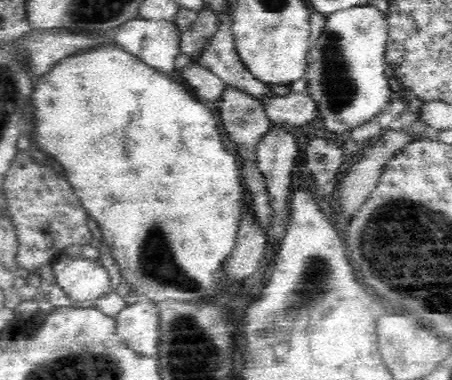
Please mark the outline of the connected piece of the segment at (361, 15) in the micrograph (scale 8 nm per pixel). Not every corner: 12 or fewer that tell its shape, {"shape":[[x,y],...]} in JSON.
{"shape":[[372,5],[326,18],[307,88],[334,136],[390,103],[389,24]]}

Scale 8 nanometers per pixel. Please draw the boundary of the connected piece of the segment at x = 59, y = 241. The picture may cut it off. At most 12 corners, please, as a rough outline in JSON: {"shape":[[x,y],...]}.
{"shape":[[14,158],[4,182],[17,266],[94,243],[66,178]]}

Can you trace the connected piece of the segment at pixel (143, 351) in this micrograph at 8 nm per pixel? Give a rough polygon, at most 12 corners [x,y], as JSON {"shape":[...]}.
{"shape":[[141,298],[115,319],[116,332],[140,355],[158,360],[156,302]]}

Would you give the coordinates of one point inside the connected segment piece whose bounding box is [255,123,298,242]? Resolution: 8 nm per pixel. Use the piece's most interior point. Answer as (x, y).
(276, 153)

